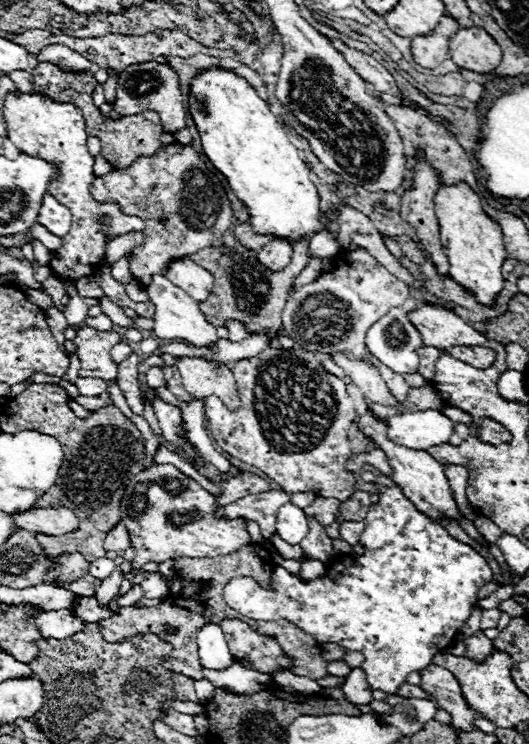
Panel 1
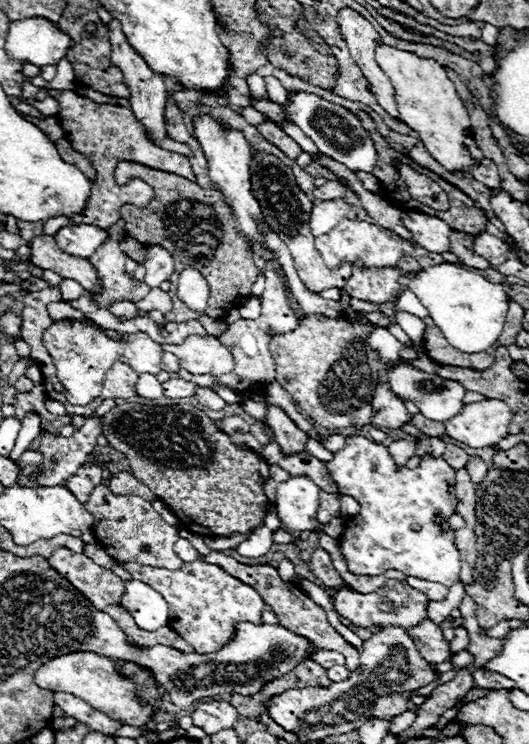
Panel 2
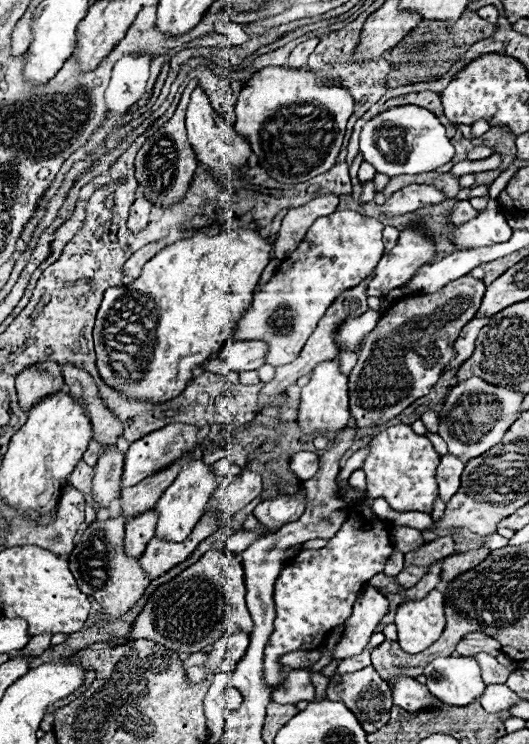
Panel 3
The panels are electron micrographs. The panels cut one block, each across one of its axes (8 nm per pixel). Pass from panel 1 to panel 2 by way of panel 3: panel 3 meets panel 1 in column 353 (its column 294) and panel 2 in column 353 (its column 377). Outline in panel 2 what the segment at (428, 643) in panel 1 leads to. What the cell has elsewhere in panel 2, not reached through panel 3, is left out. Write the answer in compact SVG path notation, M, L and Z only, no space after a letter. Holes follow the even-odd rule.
M348 436L346 446L334 454L332 462L326 462L334 482L338 484L342 494L352 496L360 504L360 512L346 520L344 534L340 536L340 552L348 564L348 570L356 576L380 576L388 568L400 570L406 576L414 576L428 582L438 582L444 586L452 586L460 578L460 552L454 544L452 532L442 532L434 522L434 514L442 512L450 518L456 512L456 490L454 490L454 468L450 468L442 458L420 460L420 468L408 470L406 466L398 466L388 448L370 442L364 436Z

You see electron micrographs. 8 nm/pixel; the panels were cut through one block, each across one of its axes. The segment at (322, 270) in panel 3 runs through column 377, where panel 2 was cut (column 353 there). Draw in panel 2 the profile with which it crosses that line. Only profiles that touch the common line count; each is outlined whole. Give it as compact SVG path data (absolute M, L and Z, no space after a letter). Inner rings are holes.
M342 220L334 230L330 230L326 236L318 236L316 238L316 248L322 254L324 262L328 268L336 270L340 268L344 262L352 264L362 264L366 268L384 268L384 266L396 266L400 262L402 248L400 244L386 236L378 226L370 224L370 222L360 222L360 220Z

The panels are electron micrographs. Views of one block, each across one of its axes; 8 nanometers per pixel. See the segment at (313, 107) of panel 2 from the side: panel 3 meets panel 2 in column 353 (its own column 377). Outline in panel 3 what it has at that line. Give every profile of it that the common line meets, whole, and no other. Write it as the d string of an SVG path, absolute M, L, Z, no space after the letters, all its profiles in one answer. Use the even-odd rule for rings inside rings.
M408 104L396 106L372 116L360 132L360 152L378 172L388 176L432 172L446 164L455 154L454 146L446 136L440 120L426 108Z

